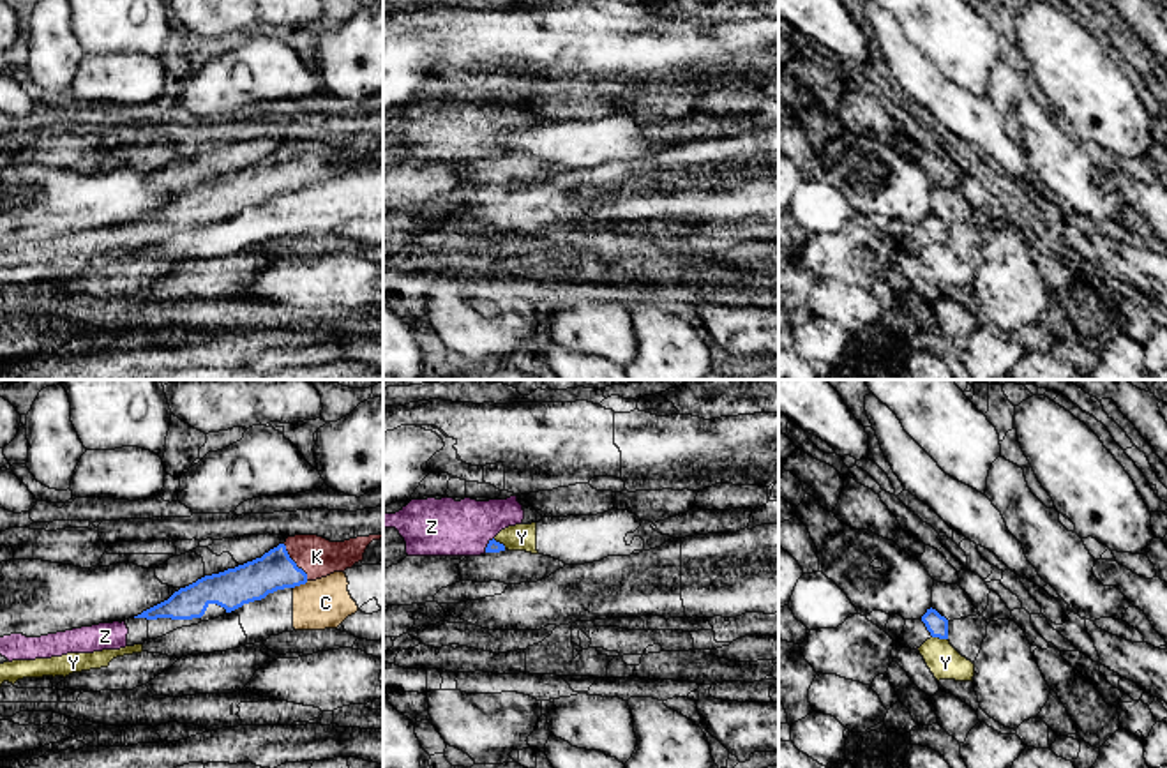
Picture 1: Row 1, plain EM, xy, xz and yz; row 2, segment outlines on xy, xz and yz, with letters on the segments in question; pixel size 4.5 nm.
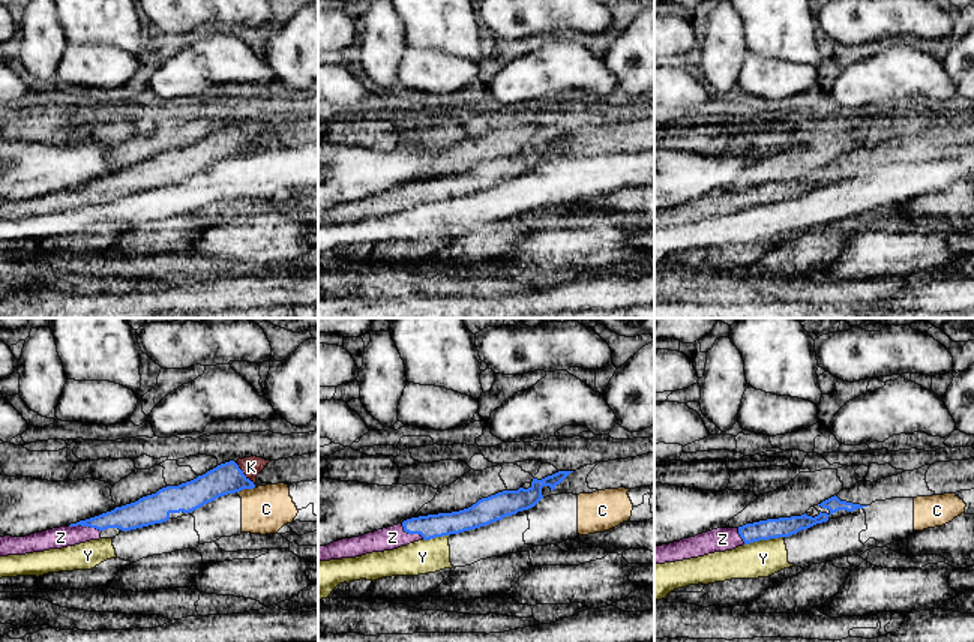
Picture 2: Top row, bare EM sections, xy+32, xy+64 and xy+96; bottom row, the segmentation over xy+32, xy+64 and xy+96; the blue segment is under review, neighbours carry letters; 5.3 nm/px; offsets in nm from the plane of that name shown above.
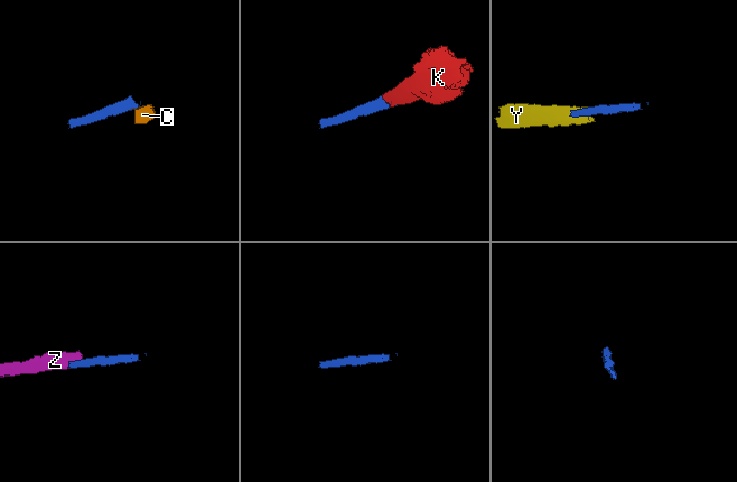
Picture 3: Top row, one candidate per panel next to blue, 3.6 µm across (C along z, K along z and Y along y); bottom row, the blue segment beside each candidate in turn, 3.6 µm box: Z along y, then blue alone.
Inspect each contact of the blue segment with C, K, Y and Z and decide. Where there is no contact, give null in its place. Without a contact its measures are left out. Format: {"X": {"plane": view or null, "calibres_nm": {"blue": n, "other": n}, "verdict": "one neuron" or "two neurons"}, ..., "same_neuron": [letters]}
{"C": {"plane": "xy", "calibres_nm": {"blue": 180, "other": 220}, "verdict": "two neurons"}, "K": {"plane": "xy", "calibres_nm": {"blue": 180, "other": 180}, "verdict": "one neuron"}, "Y": {"plane": "yz", "calibres_nm": {"blue": 100, "other": 160}, "verdict": "two neurons"}, "Z": {"plane": "xz", "calibres_nm": {"blue": 60, "other": 260}, "verdict": "one neuron"}, "same_neuron": ["K", "Z"]}

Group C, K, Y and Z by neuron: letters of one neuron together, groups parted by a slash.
C Y / K Z

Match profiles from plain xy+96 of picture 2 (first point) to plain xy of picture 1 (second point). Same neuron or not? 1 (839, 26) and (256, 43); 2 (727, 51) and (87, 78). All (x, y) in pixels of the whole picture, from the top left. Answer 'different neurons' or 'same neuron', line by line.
1: different neurons
2: different neurons

